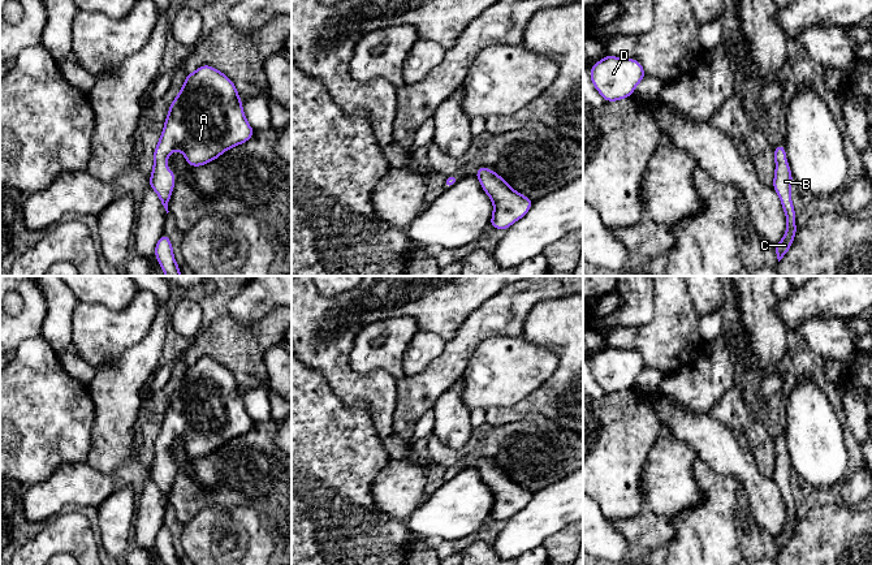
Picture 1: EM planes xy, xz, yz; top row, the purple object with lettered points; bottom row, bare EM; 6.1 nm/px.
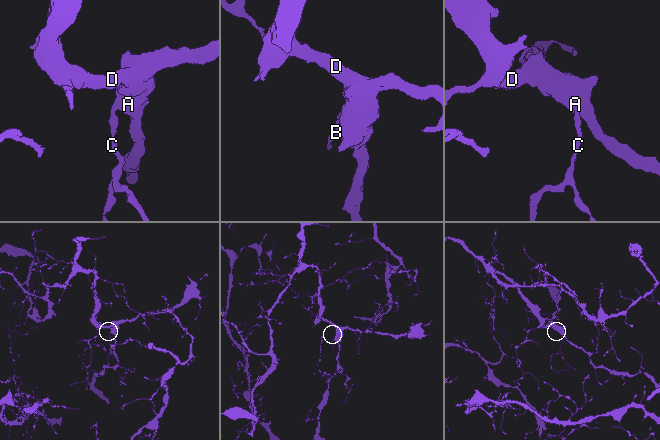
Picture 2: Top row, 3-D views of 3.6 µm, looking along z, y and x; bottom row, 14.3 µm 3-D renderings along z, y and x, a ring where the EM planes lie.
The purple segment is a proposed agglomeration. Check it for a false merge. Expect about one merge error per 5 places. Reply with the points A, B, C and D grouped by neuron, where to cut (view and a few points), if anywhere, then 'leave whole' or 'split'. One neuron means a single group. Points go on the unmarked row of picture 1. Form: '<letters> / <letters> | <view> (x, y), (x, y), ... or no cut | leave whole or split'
A B C D | no cut | leave whole

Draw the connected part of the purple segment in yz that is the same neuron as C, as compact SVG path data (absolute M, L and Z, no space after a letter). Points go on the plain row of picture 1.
M778 436L774 439L776 462L772 478L781 491L781 496L787 513L783 530L774 536L774 544L777 547L778 553L787 545L797 525L797 517L795 517L797 505L794 503L790 484L793 466L789 460L789 454L786 452L785 445L786 445L785 436Z

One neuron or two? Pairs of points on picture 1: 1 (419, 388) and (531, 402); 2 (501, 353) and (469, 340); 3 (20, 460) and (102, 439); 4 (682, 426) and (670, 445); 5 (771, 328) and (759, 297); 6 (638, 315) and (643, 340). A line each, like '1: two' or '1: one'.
1: two
2: two
3: two
4: two
5: one
6: two

